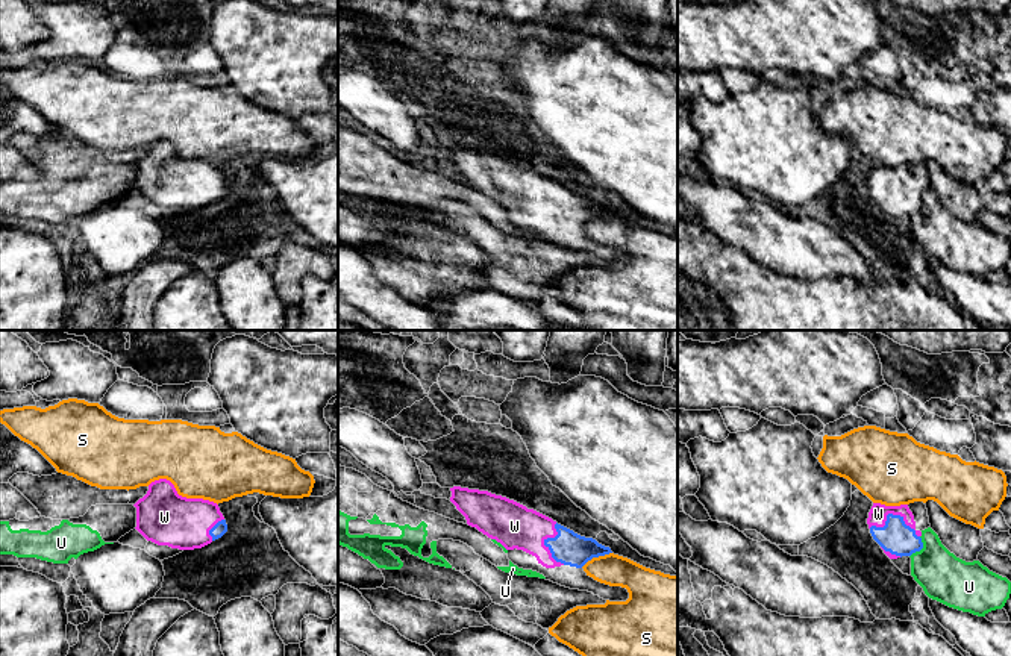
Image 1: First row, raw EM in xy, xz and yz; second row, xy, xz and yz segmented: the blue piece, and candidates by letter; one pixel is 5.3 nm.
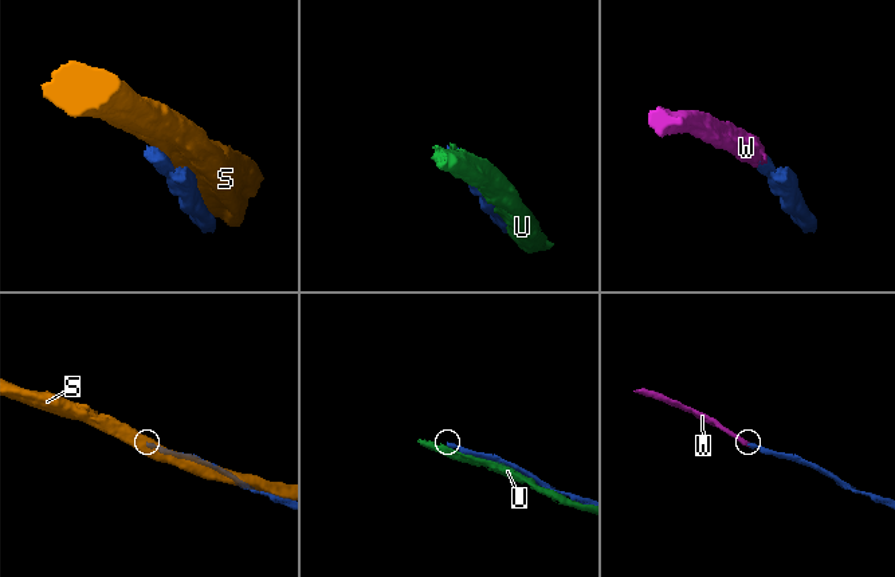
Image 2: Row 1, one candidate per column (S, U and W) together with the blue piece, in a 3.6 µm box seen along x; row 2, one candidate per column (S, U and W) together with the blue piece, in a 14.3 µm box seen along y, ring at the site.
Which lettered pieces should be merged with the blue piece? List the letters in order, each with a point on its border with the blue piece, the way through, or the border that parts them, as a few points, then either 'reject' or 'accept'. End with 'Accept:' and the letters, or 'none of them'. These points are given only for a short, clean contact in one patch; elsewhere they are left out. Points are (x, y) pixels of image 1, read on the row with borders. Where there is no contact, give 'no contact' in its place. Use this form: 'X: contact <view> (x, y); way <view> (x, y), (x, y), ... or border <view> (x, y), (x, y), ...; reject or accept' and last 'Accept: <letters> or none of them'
S: contact xz (596, 556); reject
U: contact yz (920, 549); reject
W: contact yz (892, 514); way yz (898, 538), (892, 526), (892, 514), (878, 514); accept
Accept: W

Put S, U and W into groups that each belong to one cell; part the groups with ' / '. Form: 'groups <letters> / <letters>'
groups S / U / W

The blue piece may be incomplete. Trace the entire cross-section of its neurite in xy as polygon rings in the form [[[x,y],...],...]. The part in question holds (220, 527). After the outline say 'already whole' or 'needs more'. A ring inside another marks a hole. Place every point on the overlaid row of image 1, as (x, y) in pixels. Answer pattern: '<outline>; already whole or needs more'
[[[167,479],[149,485],[136,508],[136,530],[158,545],[179,550],[202,548],[221,538],[227,524],[217,503],[186,498]]]; needs more

